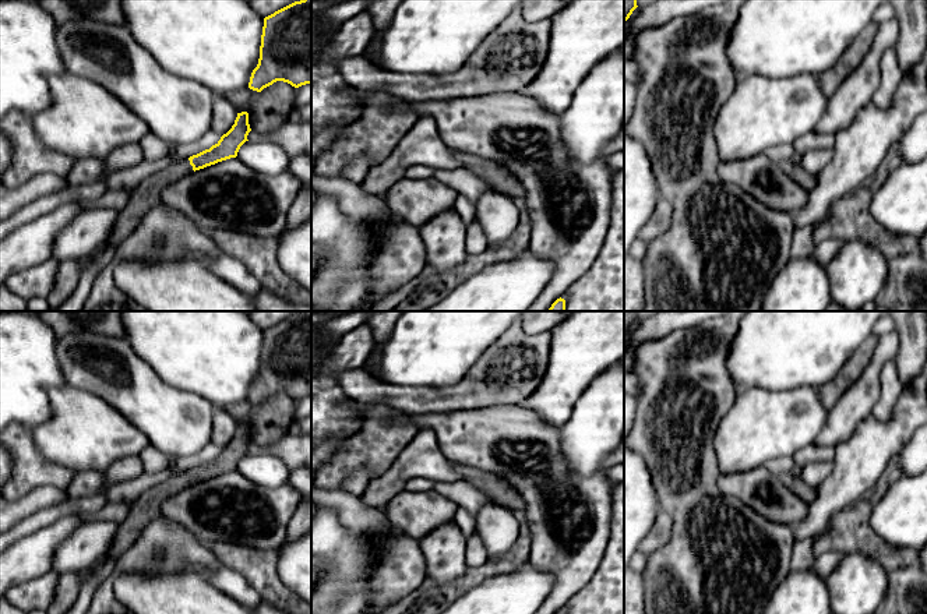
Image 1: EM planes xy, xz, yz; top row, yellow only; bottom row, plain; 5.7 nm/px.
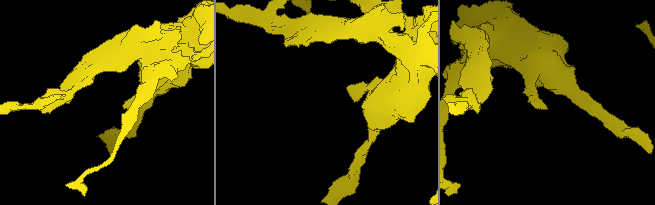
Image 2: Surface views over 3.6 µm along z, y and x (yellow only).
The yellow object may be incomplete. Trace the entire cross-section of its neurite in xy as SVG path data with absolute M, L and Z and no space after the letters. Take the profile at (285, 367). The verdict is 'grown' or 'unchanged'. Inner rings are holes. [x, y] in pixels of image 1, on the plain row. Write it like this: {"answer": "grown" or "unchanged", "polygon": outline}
{"answer": "unchanged", "polygon": "M311 311L264 331L260 371L249 400L261 405L276 394L295 400L311 396Z"}

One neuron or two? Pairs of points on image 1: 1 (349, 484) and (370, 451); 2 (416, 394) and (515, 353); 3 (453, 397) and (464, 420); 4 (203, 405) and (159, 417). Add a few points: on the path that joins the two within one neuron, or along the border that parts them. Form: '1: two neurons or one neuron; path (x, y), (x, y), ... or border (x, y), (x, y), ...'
1: two neurons; border (369, 472), (356, 469), (339, 489)
2: one neuron; path (441, 397), (469, 394), (490, 378)
3: two neurons; border (492, 406), (427, 413)
4: one neuron; path (191, 405), (171, 406)

